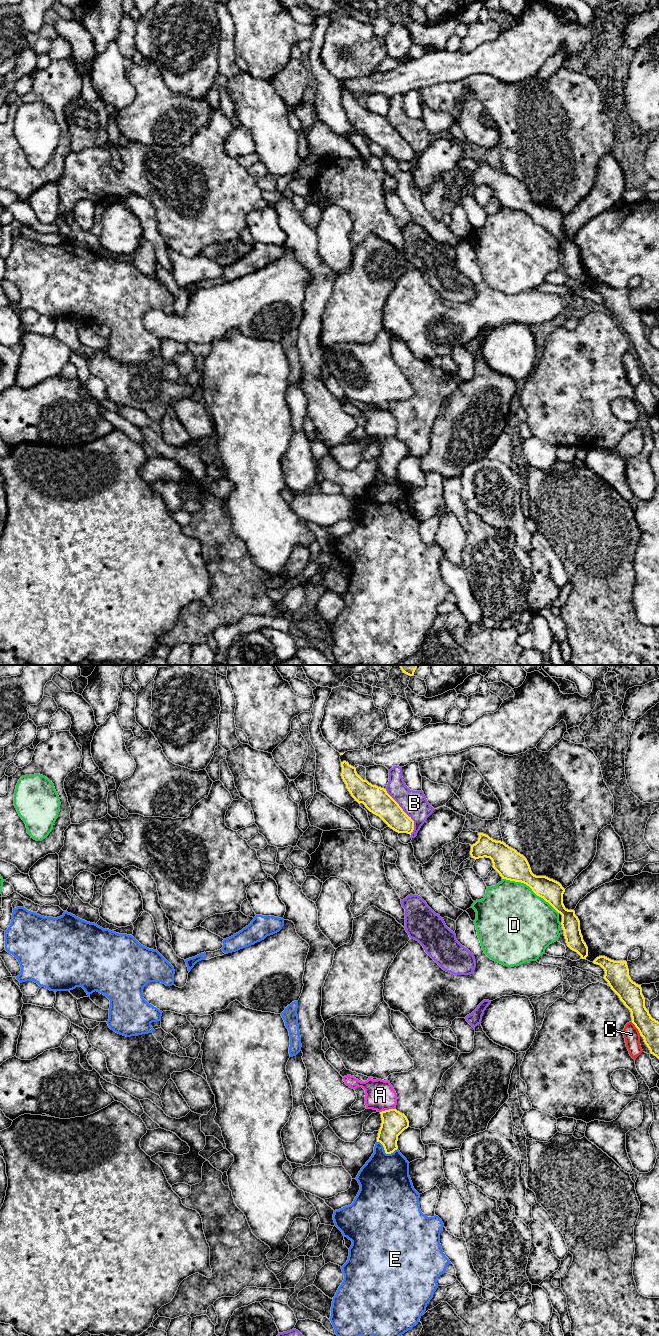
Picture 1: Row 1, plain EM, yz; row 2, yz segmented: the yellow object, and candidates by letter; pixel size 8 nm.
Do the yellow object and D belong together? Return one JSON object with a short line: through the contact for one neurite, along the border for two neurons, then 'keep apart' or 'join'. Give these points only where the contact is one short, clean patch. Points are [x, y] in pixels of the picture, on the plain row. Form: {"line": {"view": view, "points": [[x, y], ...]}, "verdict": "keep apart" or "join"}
{"verdict": "keep apart"}

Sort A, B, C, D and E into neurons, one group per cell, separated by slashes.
A / B / C / D / E

